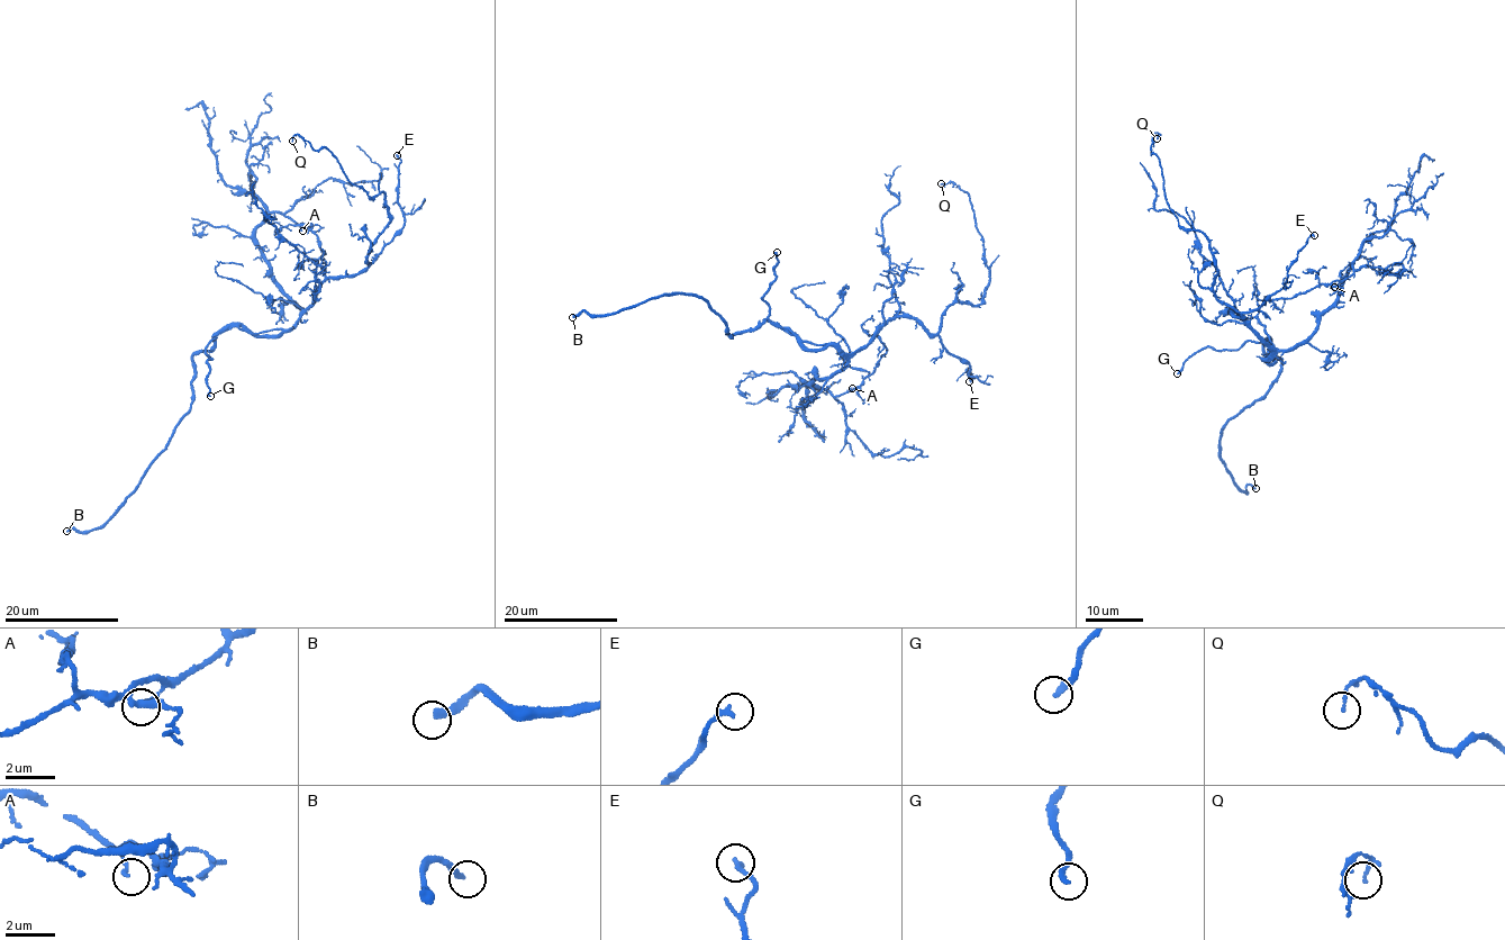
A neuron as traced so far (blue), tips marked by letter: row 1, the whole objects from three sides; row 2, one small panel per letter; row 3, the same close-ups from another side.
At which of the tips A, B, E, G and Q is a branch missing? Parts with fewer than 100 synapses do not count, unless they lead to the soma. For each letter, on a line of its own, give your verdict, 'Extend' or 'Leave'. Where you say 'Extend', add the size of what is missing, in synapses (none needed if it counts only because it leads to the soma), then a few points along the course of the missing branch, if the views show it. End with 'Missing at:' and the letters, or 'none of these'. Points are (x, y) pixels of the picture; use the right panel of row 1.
A: Leave
B: Extend. Roughly 250 synapses. Course of what is missing: (1256, 488), (1259, 505), (1245, 472), (1252, 425), (1169, 401), (1140, 353), (1132, 292)
E: Leave
G: Extend
Q: Leave
Missing at: B, G

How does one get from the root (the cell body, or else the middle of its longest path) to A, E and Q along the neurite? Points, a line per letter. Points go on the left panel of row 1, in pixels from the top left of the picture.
A: (295, 323), (302, 310), (293, 305), (274, 279), (255, 228), (272, 213), (279, 213), (291, 217), (302, 231)
E: (295, 323), (313, 303), (316, 288), (332, 277), (359, 274), (402, 227), (397, 155)
Q: (295, 323), (326, 279), (368, 265), (389, 213), (383, 192), (370, 197), (348, 180), (332, 152), (292, 141)

